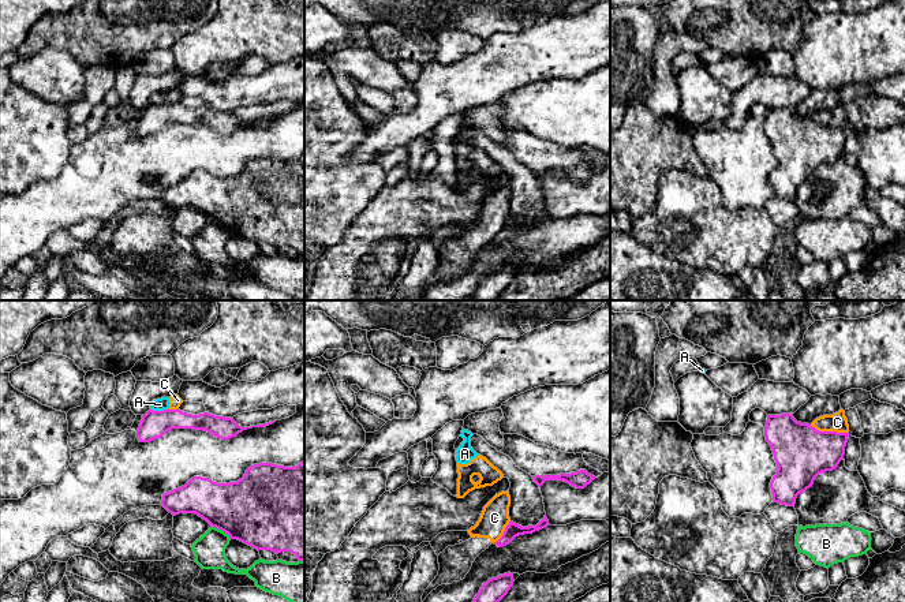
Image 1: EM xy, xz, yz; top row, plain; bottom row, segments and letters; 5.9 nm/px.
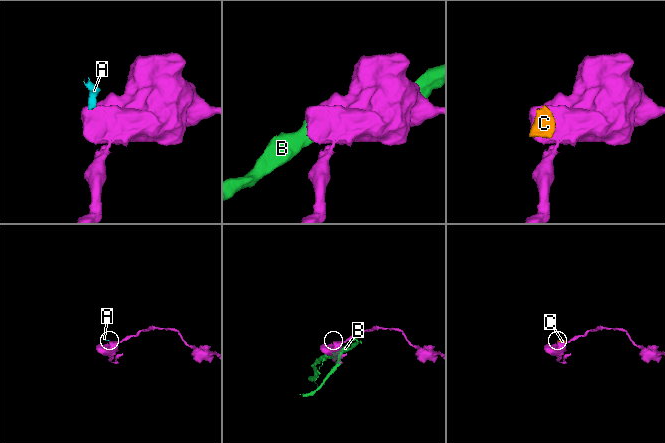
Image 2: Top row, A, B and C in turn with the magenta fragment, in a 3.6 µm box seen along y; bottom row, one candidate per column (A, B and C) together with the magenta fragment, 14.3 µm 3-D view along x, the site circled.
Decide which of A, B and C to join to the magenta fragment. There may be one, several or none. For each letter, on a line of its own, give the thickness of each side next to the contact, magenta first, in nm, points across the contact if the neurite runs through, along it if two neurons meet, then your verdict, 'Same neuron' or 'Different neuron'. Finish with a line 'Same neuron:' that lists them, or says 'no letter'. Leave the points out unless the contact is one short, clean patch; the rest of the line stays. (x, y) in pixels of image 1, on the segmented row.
A: Thickness 160 nm (magenta) against 80 nm. Boundary: xy (150, 408), (167, 410). Different neuron
B: Thickness 420 nm (magenta) against 190 nm. Different neuron
C: Thickness 320 nm (magenta) against 110 nm. Different neuron
Same neuron: no letter

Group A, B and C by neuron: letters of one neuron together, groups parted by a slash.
A C / B

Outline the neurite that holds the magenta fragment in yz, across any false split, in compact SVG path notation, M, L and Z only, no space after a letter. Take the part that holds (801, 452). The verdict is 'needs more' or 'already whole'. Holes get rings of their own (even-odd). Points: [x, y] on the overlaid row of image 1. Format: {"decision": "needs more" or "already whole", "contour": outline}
{"decision": "already whole", "contour": "M781 414L767 415L764 437L778 467L770 482L773 501L794 506L797 496L809 489L819 474L838 467L845 455L849 433L819 431L808 423L797 422L793 414Z"}

